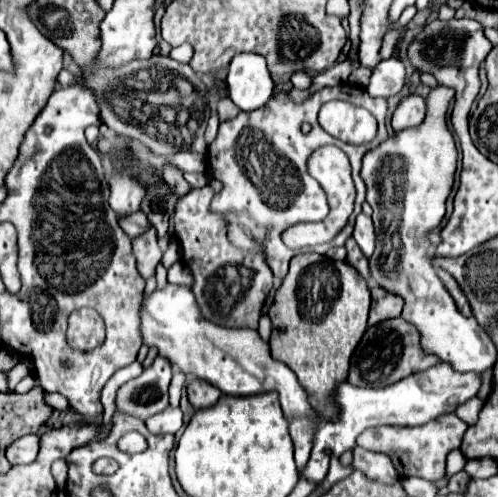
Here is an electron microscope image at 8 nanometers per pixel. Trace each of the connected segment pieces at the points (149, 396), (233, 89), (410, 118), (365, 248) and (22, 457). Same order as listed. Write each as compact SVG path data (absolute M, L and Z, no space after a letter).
M155 358L155 362L143 370L141 376L129 380L127 384L123 384L117 390L117 398L115 398L115 410L123 412L123 414L131 414L131 416L139 416L141 420L147 420L159 412L163 412L169 406L169 388L171 382L171 364L167 362L167 358Z
M251 52L237 54L231 60L227 70L227 84L229 98L241 110L257 110L259 106L265 106L275 90L265 58Z
M409 94L405 98L401 98L401 102L397 104L393 118L391 118L391 126L393 130L403 130L403 128L411 128L423 122L425 116L425 100L417 94Z
M359 214L357 216L357 222L355 222L355 230L353 230L353 238L357 240L361 252L371 258L373 250L376 247L375 228L373 228L373 222L369 216L365 214Z
M27 434L7 446L7 460L11 464L31 464L37 458L39 450L39 436Z

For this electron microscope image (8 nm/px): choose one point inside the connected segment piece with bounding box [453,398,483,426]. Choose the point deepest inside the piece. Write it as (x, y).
(468, 412)

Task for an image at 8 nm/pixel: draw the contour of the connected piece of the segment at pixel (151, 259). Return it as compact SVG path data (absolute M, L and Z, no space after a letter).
M153 228L149 232L145 232L143 236L139 236L139 238L133 240L133 254L137 258L137 270L139 270L139 274L145 280L151 278L155 274L157 264L161 262L161 256L163 256L163 250L159 248L157 234L155 234Z

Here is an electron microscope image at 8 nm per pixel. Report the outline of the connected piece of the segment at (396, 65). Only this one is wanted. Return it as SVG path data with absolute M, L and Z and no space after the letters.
M389 58L389 60L381 60L379 68L373 70L367 92L371 96L381 96L381 98L389 98L393 94L397 94L405 84L405 66L399 58Z

